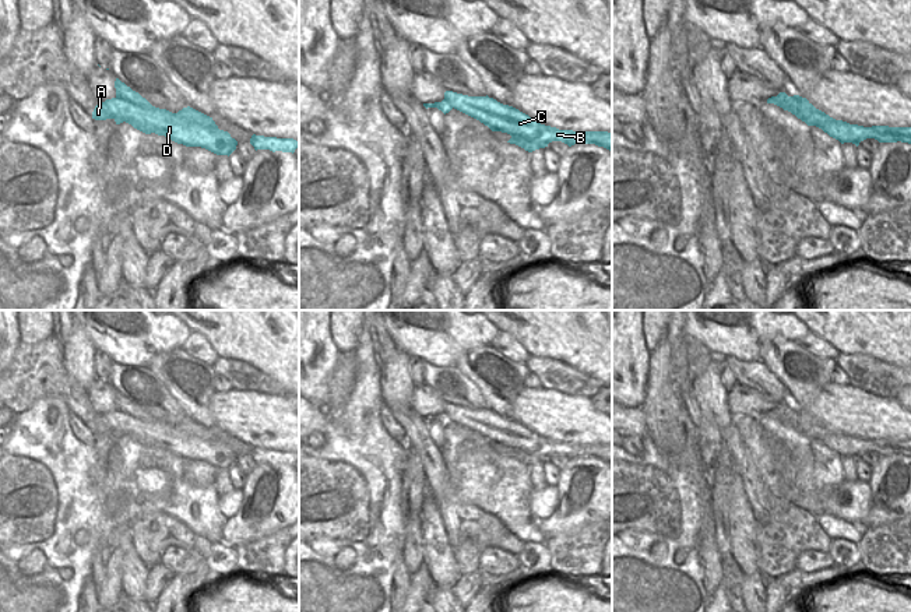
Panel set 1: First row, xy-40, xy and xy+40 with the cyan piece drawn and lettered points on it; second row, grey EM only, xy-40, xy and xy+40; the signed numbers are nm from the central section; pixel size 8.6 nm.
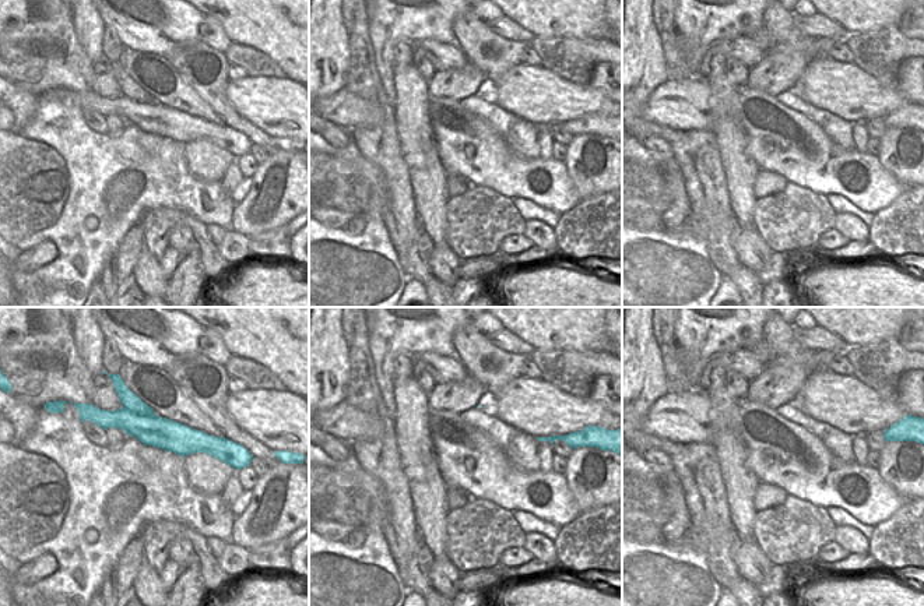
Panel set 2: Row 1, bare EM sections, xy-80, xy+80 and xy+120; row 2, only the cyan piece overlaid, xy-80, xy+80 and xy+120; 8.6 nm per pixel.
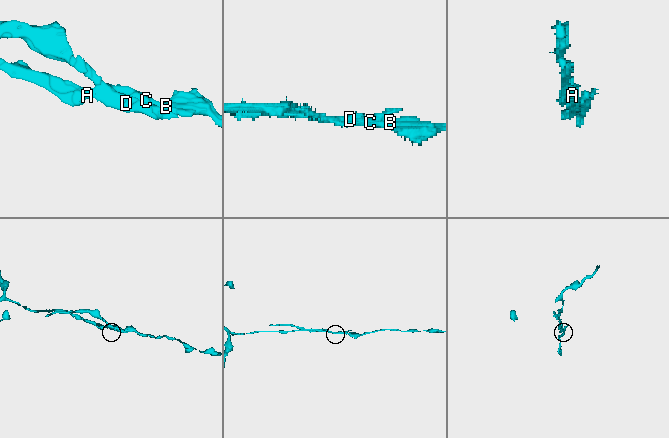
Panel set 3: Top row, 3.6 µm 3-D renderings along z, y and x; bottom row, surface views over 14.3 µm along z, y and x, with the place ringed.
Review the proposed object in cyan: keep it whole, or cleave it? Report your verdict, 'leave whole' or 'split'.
split

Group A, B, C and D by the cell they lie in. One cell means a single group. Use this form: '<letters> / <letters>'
A D / B C

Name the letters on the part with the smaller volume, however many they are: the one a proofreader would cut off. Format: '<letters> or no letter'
A, D

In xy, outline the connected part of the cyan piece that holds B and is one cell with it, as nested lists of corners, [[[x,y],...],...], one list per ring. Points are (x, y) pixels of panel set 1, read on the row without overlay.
[[[446,404],[444,412],[451,418],[451,421],[457,423],[460,423],[461,421],[478,421],[489,428],[495,428],[497,432],[502,433],[502,443],[514,449],[520,449],[528,454],[535,454],[537,447],[542,444],[545,449],[542,457],[562,454],[569,460],[574,457],[595,457],[609,464],[612,462],[612,446],[559,443],[556,440],[545,439],[535,435],[518,422],[509,418],[503,418],[496,412],[489,411],[488,408],[468,409],[453,404]]]

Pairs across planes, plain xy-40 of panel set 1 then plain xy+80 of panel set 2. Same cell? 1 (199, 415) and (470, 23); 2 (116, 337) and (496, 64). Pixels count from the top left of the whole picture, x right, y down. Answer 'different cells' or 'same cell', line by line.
1: same cell
2: different cells

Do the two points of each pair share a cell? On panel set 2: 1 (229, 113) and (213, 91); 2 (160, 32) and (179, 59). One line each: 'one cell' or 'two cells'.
1: one cell
2: two cells

